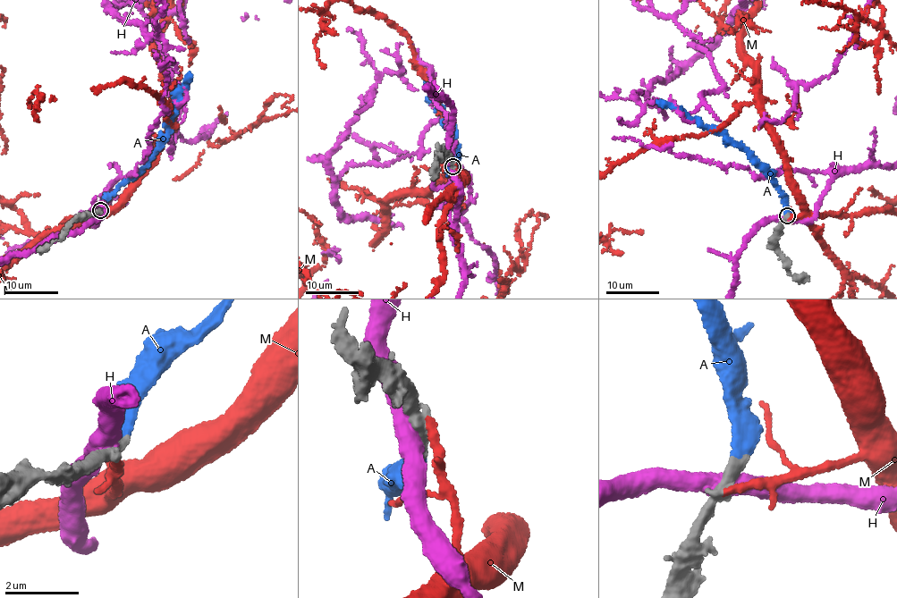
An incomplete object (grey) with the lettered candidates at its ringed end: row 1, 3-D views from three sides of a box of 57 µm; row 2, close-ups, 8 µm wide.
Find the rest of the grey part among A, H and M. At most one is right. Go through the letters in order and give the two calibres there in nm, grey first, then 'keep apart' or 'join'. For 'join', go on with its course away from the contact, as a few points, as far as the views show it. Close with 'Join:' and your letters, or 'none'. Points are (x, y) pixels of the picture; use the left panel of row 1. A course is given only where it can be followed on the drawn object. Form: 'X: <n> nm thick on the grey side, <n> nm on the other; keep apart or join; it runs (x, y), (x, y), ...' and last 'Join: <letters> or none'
A: 320 nm thick on the grey side, 440 nm on the other; join
H: 440 nm thick on the grey side, 480 nm on the other; keep apart
M: 320 nm thick on the grey side, 220 nm on the other; keep apart
Join: A

